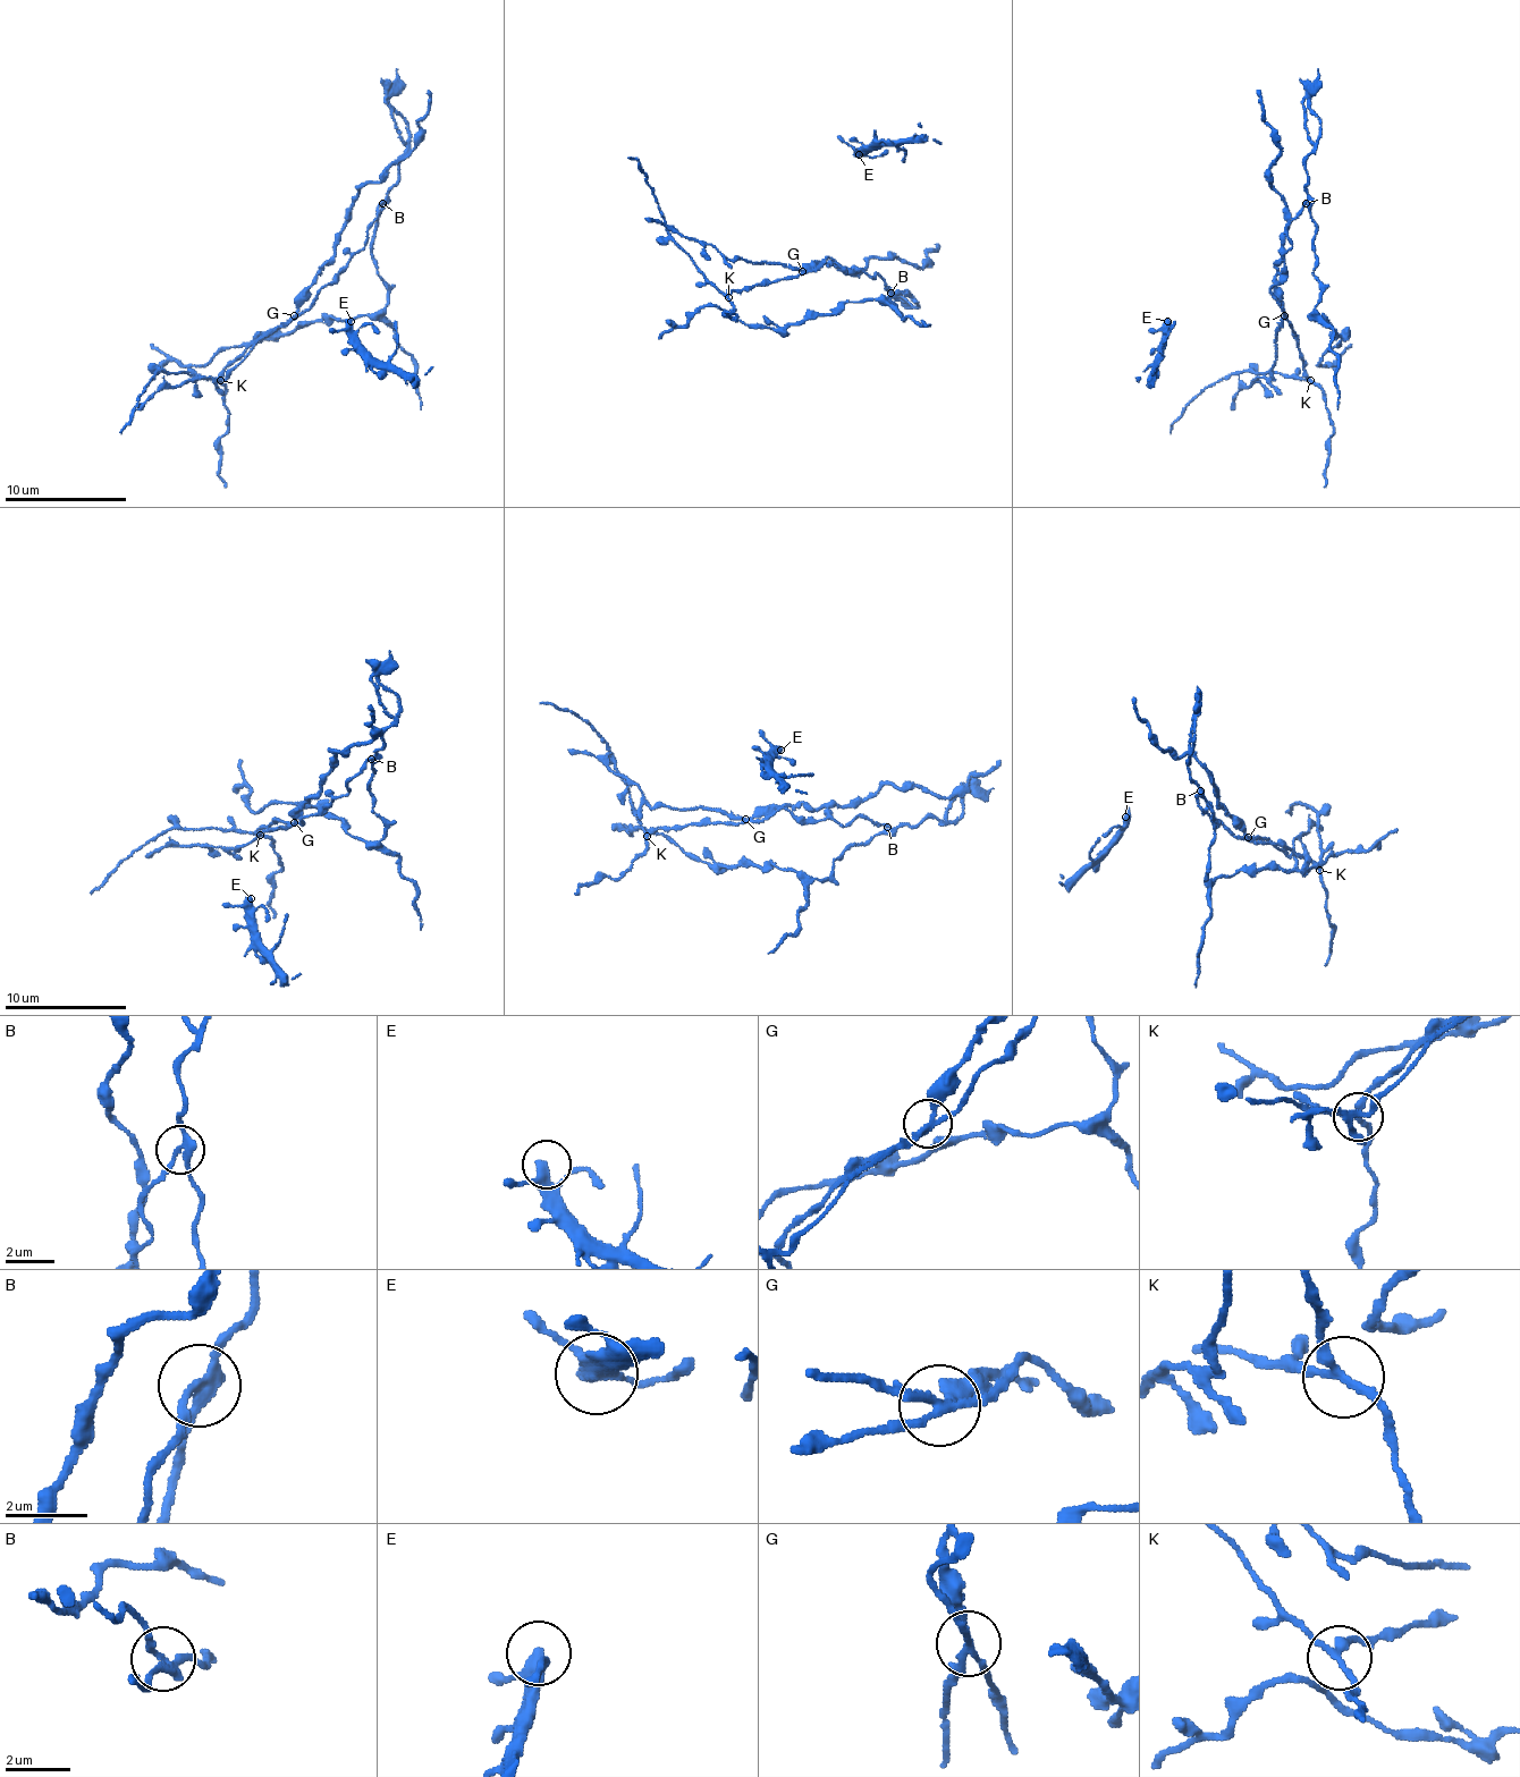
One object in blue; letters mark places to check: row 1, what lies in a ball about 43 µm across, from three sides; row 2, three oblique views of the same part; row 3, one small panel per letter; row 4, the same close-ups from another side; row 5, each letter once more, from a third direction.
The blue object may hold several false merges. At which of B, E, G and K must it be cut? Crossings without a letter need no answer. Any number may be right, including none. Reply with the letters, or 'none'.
B, G

